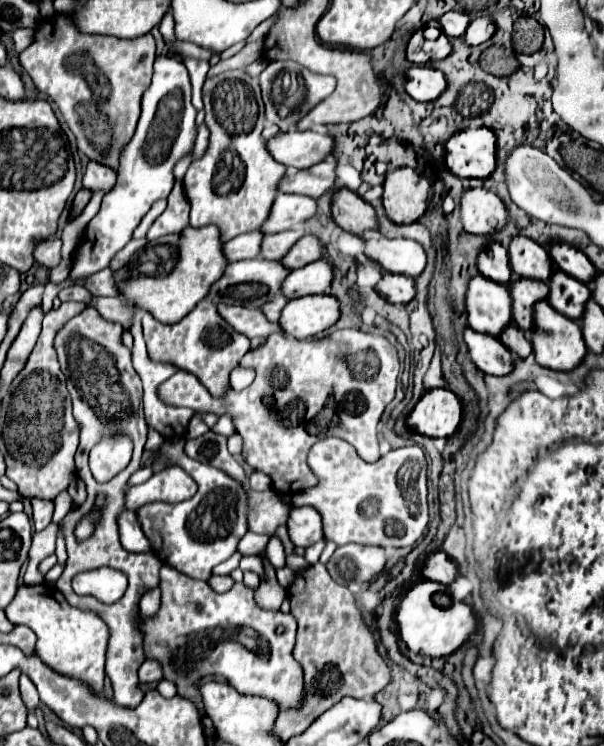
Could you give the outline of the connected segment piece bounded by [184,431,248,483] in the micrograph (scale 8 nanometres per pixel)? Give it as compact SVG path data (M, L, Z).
M208 431L206 435L202 435L198 439L186 439L184 451L186 451L188 457L192 457L192 459L196 459L200 463L218 467L218 469L226 471L230 477L234 477L234 479L238 479L242 483L248 483L246 475L244 475L244 469L228 453L226 441L228 439L224 435Z

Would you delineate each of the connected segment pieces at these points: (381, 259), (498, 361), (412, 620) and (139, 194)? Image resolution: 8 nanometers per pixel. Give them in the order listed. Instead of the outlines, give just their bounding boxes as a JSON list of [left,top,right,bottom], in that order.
[[364,237,426,277],[464,329,514,377],[396,581,478,657],[70,53,196,279]]

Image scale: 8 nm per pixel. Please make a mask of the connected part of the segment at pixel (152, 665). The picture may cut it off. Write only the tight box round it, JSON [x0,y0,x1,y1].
[138,659,164,683]

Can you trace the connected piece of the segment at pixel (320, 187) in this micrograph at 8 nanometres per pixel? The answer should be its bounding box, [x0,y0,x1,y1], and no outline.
[282,163,336,199]

